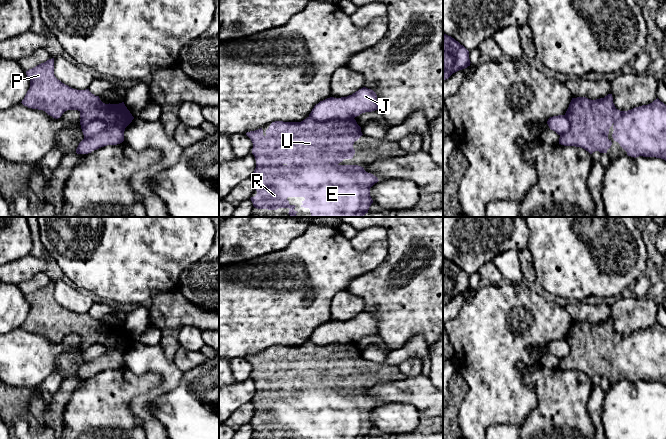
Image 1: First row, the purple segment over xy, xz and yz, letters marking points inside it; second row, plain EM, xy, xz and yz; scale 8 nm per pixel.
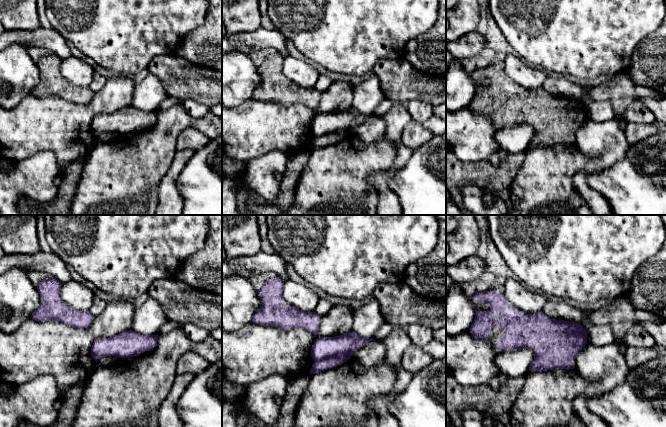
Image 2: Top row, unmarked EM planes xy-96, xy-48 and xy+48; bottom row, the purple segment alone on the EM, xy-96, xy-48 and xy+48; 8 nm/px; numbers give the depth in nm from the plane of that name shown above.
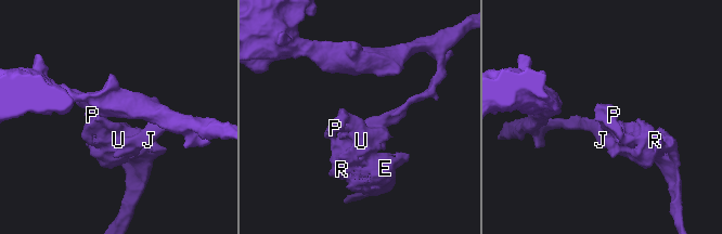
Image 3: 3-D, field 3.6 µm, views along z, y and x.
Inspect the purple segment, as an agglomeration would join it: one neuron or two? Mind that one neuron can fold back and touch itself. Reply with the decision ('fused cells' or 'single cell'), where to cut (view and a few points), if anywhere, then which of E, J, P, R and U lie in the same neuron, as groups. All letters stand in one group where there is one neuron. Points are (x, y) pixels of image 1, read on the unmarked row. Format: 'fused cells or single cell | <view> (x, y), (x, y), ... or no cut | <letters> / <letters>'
fused cells | xy (109, 348), (100, 357), (84, 362) | E P R U / J

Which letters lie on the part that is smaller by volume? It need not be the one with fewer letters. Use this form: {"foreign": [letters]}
{"foreign": ["E", "P", "R", "U"]}

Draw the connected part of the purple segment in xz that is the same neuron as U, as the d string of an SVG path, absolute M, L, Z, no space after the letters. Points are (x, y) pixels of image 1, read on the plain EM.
M307 341L301 346L272 346L263 359L262 352L247 356L253 367L252 378L256 392L252 398L257 418L251 421L257 433L277 434L289 432L289 439L296 439L295 429L290 429L288 421L304 421L301 431L309 432L311 439L365 439L373 427L370 412L379 404L358 389L340 389L344 383L352 383L355 374L353 368L363 358L354 342L315 345Z

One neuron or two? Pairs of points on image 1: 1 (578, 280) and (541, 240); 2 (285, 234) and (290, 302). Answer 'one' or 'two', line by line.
1: one
2: two

